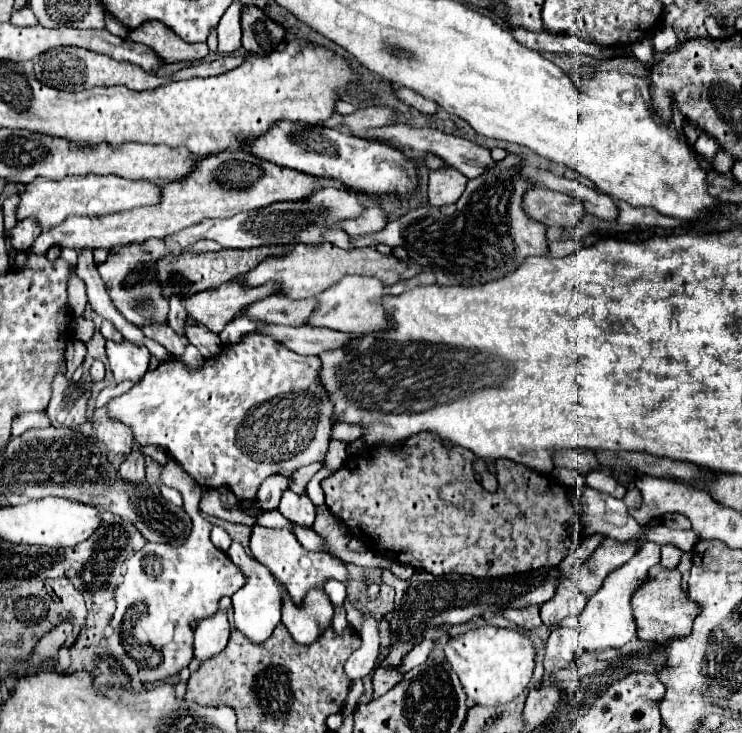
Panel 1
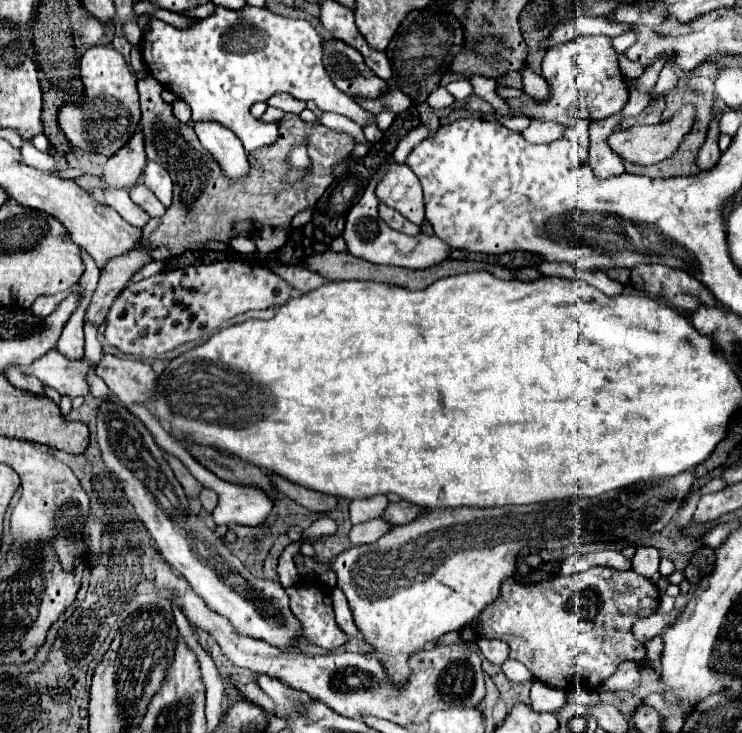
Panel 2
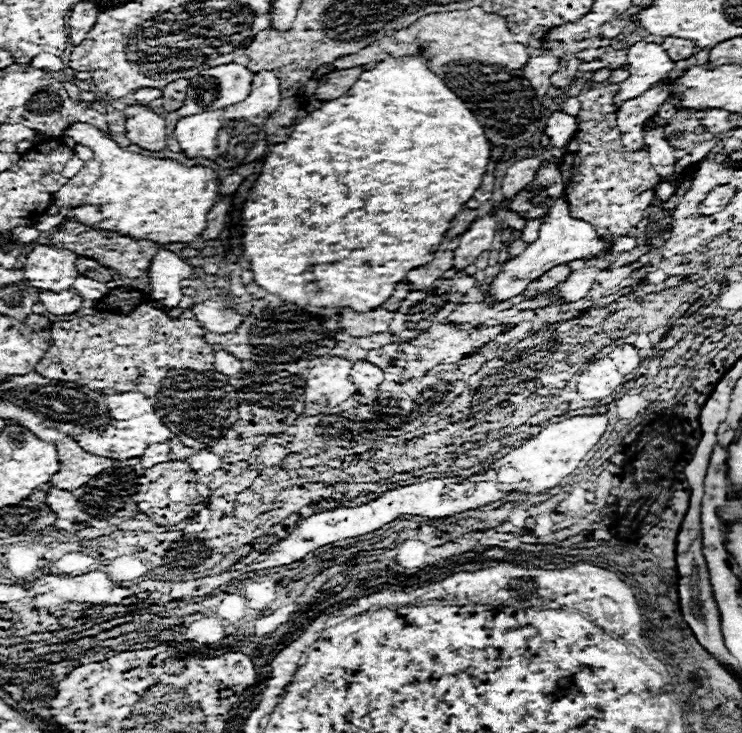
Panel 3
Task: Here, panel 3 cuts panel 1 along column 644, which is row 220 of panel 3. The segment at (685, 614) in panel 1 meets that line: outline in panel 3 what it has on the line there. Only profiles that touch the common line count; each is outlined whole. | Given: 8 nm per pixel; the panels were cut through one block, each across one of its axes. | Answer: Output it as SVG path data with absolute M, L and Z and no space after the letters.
M594 84L584 86L578 100L582 102L582 110L576 116L578 132L570 140L560 158L560 170L566 184L564 198L570 208L572 218L580 218L590 222L596 228L596 234L602 240L616 240L630 232L632 224L628 214L612 212L612 208L630 202L634 196L644 190L652 190L662 178L656 174L654 166L648 158L648 148L642 146L636 152L628 152L620 142L620 130L616 126L616 106L612 104L614 94L618 92L618 84Z

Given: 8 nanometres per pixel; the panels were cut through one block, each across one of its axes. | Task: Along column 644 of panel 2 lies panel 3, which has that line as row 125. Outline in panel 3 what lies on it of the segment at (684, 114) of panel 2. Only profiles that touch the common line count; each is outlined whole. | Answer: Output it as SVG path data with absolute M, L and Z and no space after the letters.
M134 104L124 110L128 138L144 150L166 150L166 126L164 120L148 106Z

